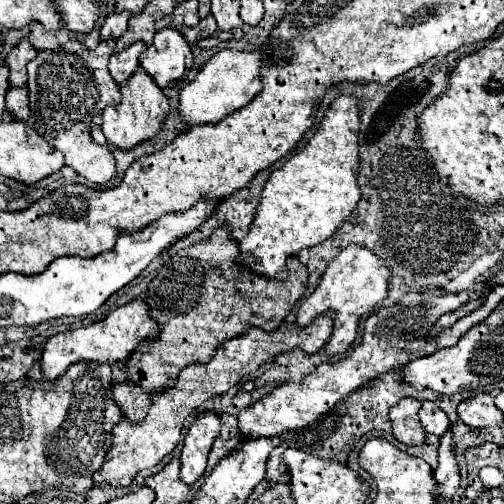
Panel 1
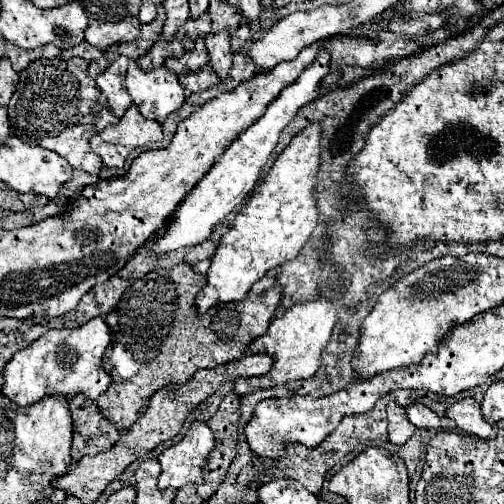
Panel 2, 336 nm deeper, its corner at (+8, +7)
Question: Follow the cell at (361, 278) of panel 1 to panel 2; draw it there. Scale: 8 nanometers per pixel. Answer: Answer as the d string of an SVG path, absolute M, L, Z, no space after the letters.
M318 295L314 301L292 305L284 313L284 317L276 317L270 323L268 331L248 345L248 353L272 355L274 367L264 375L238 379L238 383L234 383L236 385L234 391L238 395L246 395L246 393L254 393L256 389L262 389L262 387L274 387L278 383L288 383L288 381L296 381L296 379L310 379L320 367L320 353L326 347L326 343L330 341L332 327L336 321L338 321L336 305L326 295Z

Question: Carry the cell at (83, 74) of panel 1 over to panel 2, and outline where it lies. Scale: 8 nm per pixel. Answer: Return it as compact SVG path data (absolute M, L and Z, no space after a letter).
M60 57L36 59L20 73L18 89L8 103L8 117L12 133L24 143L56 151L74 169L98 175L102 161L90 151L88 143L96 135L94 117L104 107L108 107L108 103L104 101L104 93L100 93L96 81L88 75L88 61L80 57L70 61Z

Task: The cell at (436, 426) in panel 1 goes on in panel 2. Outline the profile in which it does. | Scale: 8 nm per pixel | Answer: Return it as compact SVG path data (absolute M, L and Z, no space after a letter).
M412 403L406 407L406 415L412 425L422 427L422 429L446 429L452 431L456 425L448 417L436 415L432 409L428 409L422 403Z

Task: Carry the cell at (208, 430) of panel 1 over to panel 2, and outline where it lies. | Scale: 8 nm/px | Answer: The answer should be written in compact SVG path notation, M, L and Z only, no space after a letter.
M192 421L184 439L158 455L162 473L158 477L158 487L180 489L188 481L202 481L202 463L214 449L214 435L210 427L202 421Z

